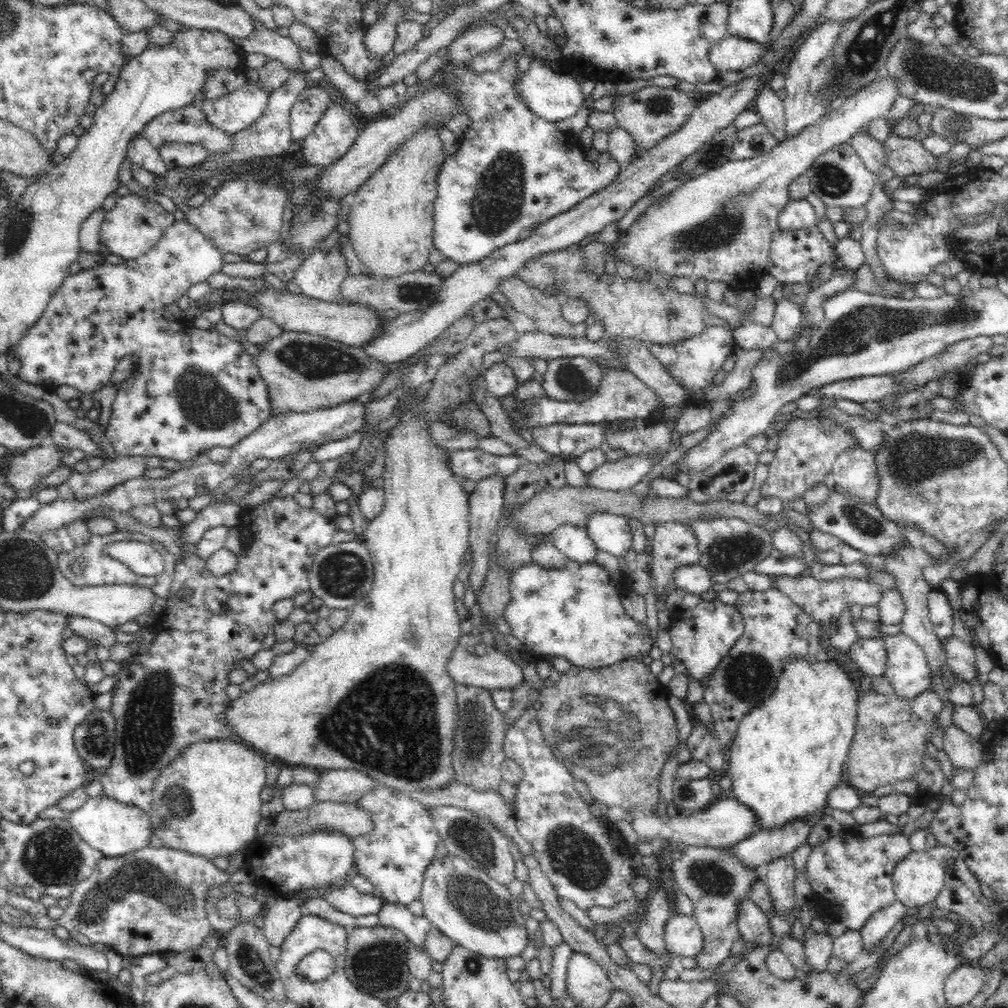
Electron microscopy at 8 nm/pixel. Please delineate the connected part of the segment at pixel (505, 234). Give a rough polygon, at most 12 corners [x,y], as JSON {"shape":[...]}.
{"shape":[[516,54],[460,73],[471,120],[436,177],[458,266],[518,242],[622,169],[520,104]]}

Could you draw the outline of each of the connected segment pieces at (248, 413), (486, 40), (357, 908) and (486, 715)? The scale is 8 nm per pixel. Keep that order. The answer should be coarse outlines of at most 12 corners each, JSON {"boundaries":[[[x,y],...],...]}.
{"boundaries":[[[176,221],[68,274],[17,377],[93,394],[104,434],[182,463],[270,419],[251,354],[164,308],[222,272]],[[483,27],[450,44],[446,64],[465,66],[475,54],[498,46],[502,30]],[[352,883],[334,887],[326,898],[350,916],[377,914],[386,902]],[[454,685],[454,783],[496,792],[508,721],[491,690]]]}

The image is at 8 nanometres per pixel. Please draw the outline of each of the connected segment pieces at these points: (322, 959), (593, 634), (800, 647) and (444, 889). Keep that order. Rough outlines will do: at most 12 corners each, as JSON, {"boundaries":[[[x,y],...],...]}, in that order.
{"boundaries":[[[322,949],[298,960],[294,976],[318,982],[336,969],[334,958]],[[596,562],[514,570],[524,650],[599,669],[651,650]],[[780,589],[747,590],[742,634],[700,682],[711,731],[690,718],[712,772],[782,668],[816,662],[818,623]],[[432,858],[419,900],[434,928],[507,960],[523,903],[462,858]]]}

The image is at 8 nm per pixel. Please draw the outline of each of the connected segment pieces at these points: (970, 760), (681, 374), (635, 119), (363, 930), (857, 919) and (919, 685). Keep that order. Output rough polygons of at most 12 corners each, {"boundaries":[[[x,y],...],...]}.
{"boundaries":[[[950,724],[944,750],[954,767],[976,767],[986,747]],[[719,325],[670,345],[649,344],[697,398],[733,354]],[[644,86],[618,95],[618,126],[633,160],[688,121],[698,102],[684,91]],[[378,924],[347,938],[347,974],[383,1001],[409,990],[411,946]],[[836,833],[807,859],[815,914],[857,931],[897,902],[901,833]],[[902,631],[884,637],[886,678],[911,701],[931,686],[922,649]]]}

